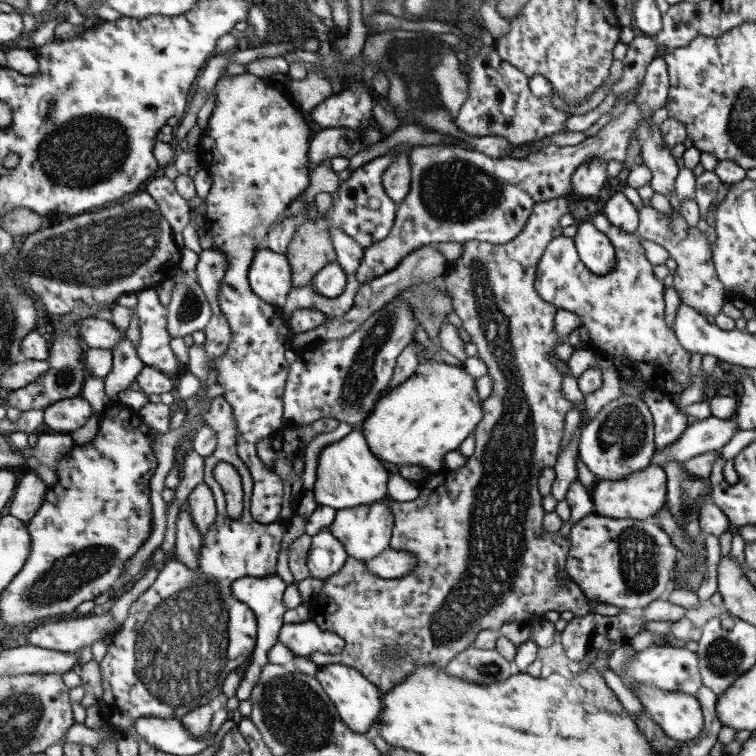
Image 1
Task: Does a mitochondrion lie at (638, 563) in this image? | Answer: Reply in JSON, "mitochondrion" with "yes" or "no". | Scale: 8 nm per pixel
{"mitochondrion":"yes"}

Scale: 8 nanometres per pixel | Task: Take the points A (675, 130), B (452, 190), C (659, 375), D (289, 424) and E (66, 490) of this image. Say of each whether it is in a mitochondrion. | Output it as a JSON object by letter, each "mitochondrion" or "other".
{"A":"other","B":"mitochondrion","C":"other","D":"other","E":"other"}

